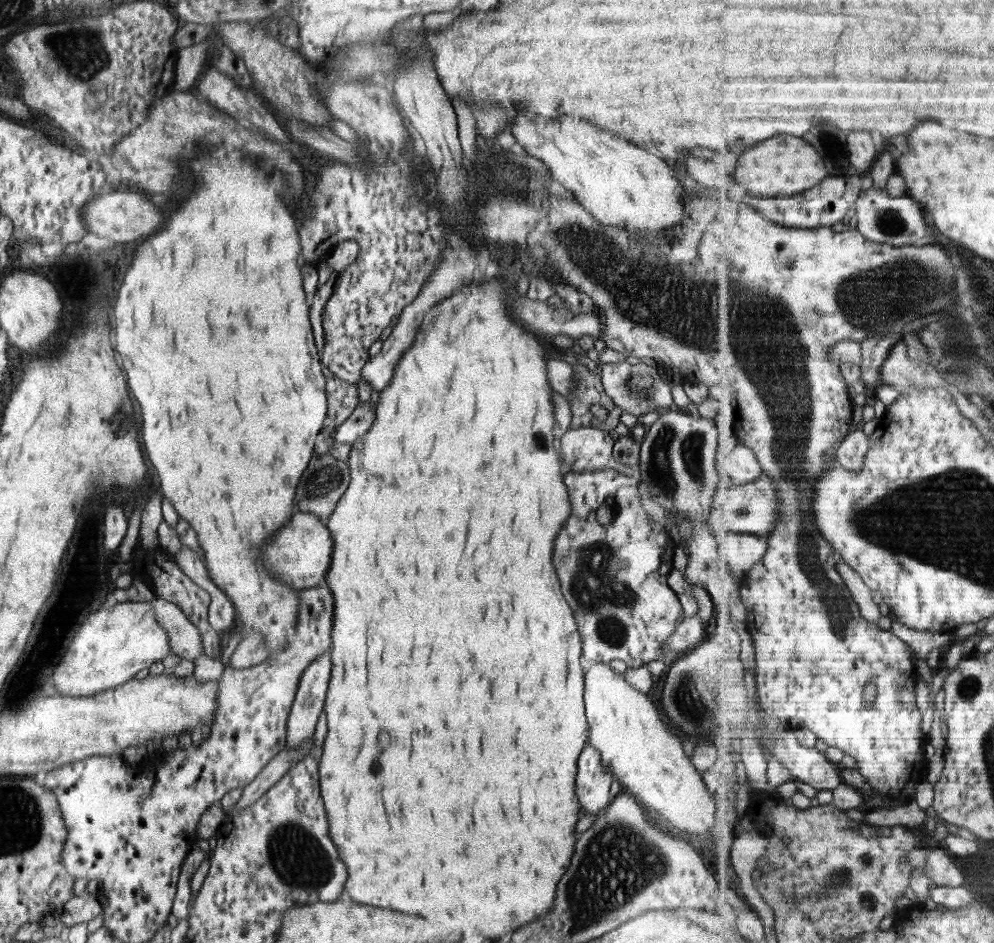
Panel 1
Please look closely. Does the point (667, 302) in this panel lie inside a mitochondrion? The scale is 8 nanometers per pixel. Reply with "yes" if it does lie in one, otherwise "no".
yes

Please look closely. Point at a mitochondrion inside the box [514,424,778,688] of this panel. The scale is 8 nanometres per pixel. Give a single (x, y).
(595, 584)

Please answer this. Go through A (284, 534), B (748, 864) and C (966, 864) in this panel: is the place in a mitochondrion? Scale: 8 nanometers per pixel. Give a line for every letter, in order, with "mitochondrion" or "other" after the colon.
A: other
B: other
C: other

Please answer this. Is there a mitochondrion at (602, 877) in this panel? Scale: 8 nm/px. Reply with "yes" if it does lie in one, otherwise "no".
yes

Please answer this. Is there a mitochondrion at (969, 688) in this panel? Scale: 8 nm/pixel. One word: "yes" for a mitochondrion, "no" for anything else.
yes

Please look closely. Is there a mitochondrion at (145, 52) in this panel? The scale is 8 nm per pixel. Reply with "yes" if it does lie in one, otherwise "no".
no

